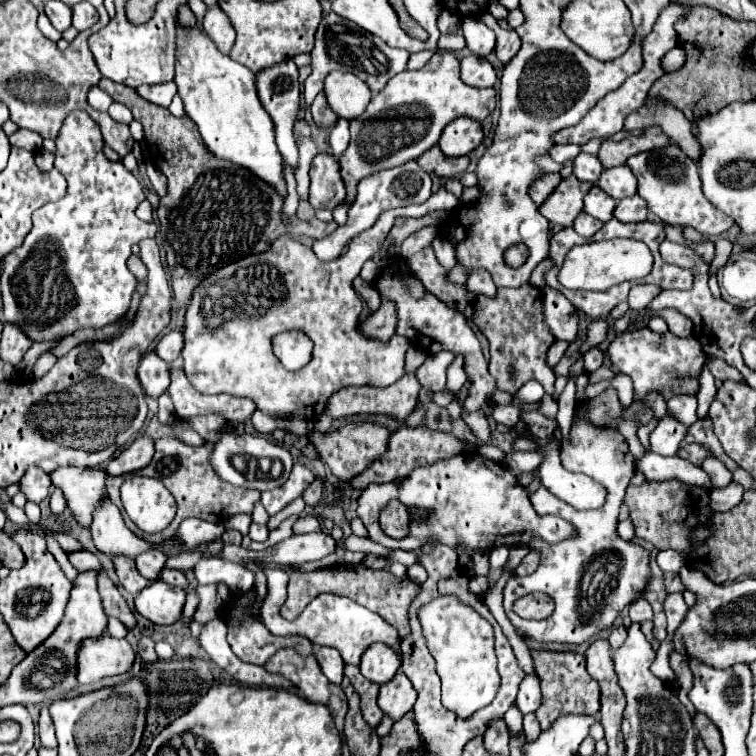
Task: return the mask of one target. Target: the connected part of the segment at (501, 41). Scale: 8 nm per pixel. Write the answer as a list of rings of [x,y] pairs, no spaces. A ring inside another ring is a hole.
[[[495,26],[495,36],[497,36],[495,54],[503,64],[507,64],[517,54],[517,50],[521,48],[521,40],[519,40],[515,30],[505,30],[499,26]]]

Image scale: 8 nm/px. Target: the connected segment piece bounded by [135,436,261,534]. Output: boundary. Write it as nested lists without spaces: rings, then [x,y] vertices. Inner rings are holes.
[[[173,436],[159,438],[159,440],[155,440],[155,456],[153,456],[151,464],[145,466],[145,468],[141,468],[139,472],[135,472],[139,476],[151,476],[151,478],[161,480],[167,486],[167,490],[171,490],[171,494],[175,496],[175,500],[177,500],[177,516],[167,526],[167,530],[171,530],[171,534],[177,532],[179,524],[185,518],[195,516],[195,518],[201,518],[201,520],[207,520],[207,522],[213,522],[213,524],[225,524],[235,514],[241,514],[241,512],[251,514],[255,502],[261,500],[261,494],[257,490],[235,488],[235,486],[227,486],[227,482],[219,482],[219,478],[215,478],[215,474],[211,474],[211,466],[207,462],[207,454],[211,452],[209,448],[211,448],[211,444],[205,444],[205,446],[189,446],[189,444],[185,444],[185,442],[181,442],[181,440],[173,438]]]

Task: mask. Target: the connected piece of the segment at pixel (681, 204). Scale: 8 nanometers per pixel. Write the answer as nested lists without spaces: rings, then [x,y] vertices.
[[[669,144],[663,150],[653,150],[653,152],[641,152],[635,154],[627,160],[627,166],[631,162],[631,172],[639,180],[639,194],[647,200],[649,210],[665,224],[671,226],[691,226],[703,236],[719,236],[721,232],[729,230],[735,220],[711,206],[707,198],[703,198],[701,192],[701,180],[697,172],[697,164],[683,154],[677,146]]]

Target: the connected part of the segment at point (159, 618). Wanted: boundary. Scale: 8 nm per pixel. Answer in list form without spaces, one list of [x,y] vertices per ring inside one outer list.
[[[161,580],[151,582],[135,596],[135,610],[153,624],[167,626],[181,620],[185,606],[185,590],[169,586]]]

